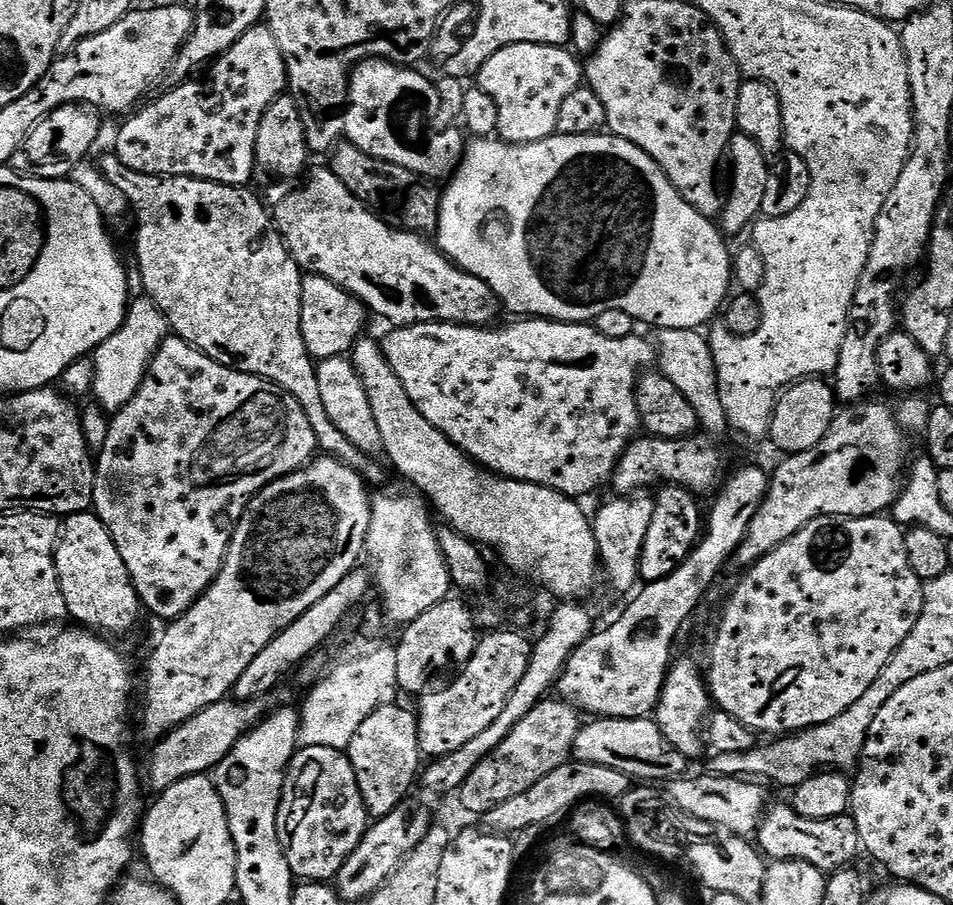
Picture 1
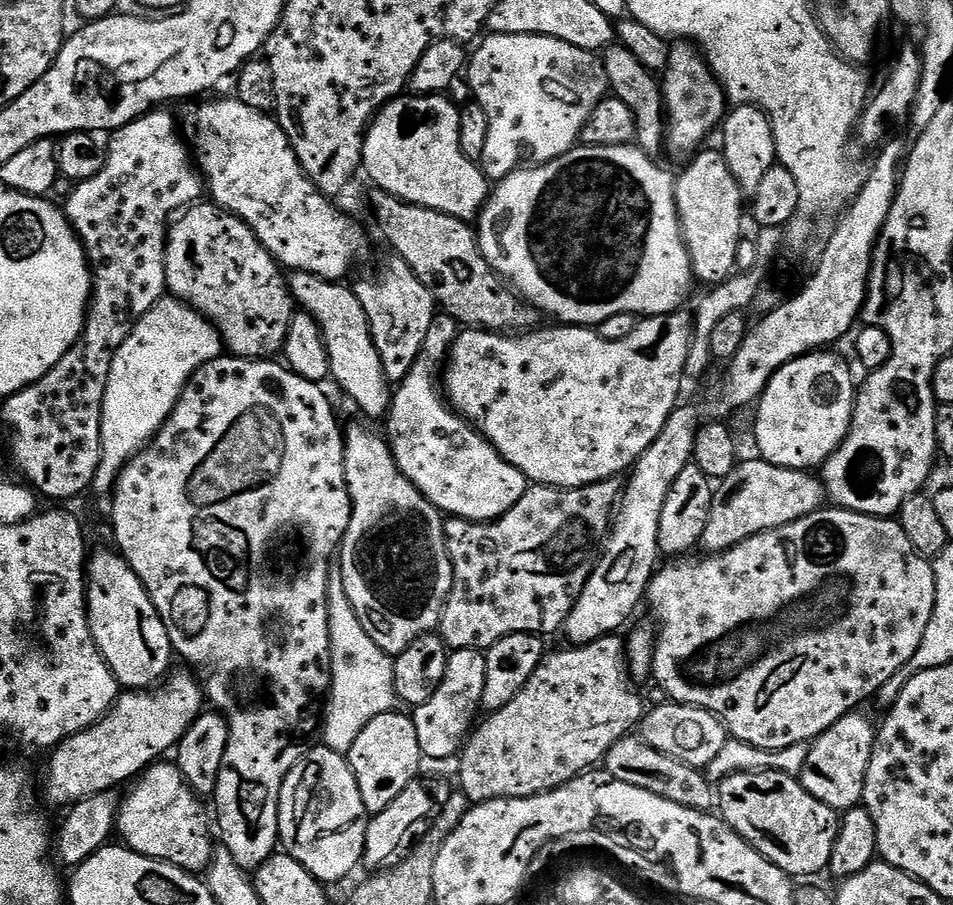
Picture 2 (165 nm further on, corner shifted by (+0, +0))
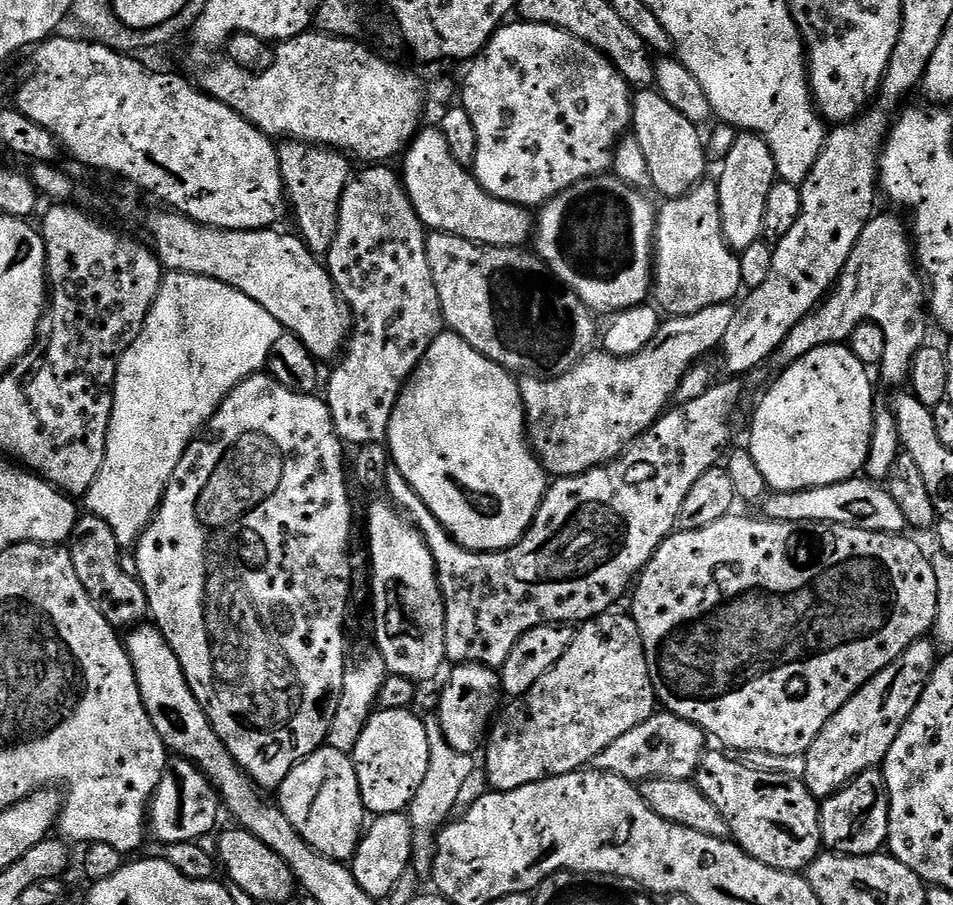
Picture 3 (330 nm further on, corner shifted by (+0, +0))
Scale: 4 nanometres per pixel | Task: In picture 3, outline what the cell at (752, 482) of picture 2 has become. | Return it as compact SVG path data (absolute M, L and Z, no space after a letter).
M853 478L834 482L830 486L807 488L797 492L772 492L763 501L763 515L769 520L789 520L799 524L845 524L848 528L870 530L871 532L905 531L904 515L898 510L898 502L890 498L883 483L867 478Z

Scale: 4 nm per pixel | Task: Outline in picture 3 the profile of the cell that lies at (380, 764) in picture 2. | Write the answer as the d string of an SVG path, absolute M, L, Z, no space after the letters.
M407 708L373 711L362 730L362 738L358 738L358 746L354 746L350 753L358 774L362 802L365 809L376 816L404 812L426 778L430 766L430 742L424 720L414 713Z

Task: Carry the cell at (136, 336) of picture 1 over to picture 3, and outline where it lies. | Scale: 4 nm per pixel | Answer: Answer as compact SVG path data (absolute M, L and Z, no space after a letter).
M168 272L161 279L160 292L138 338L134 338L118 362L106 454L98 478L94 478L94 486L90 486L86 494L87 511L110 525L121 549L131 549L148 529L148 523L160 508L165 487L178 462L182 462L182 454L186 454L189 444L201 435L220 403L243 380L265 371L270 350L281 334L274 314L266 314L254 298L246 298L242 290L234 290L234 286L226 282L185 272Z

